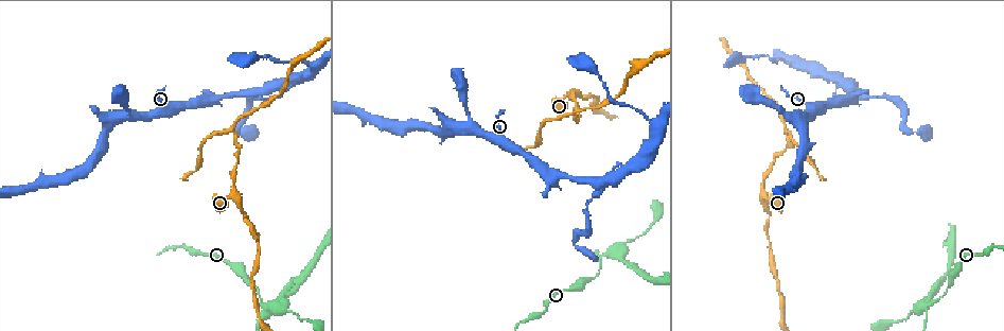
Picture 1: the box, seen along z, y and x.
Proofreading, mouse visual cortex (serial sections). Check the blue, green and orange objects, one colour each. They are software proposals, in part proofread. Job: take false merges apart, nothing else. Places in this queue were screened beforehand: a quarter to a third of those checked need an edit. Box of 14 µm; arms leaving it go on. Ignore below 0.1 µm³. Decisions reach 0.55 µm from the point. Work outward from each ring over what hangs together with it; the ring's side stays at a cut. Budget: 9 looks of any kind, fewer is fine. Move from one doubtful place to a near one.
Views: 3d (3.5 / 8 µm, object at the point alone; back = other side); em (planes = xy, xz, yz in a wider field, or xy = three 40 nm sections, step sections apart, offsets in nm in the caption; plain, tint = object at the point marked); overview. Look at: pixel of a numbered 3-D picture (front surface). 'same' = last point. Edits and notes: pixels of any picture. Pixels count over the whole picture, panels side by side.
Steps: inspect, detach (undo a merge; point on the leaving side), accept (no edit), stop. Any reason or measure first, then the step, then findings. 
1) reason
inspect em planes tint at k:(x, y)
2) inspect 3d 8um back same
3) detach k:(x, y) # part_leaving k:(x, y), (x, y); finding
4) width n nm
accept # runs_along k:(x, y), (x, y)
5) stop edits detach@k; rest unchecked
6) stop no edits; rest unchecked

looks like a crossing
inspect 3d 3.5um at 1:(612, 252)

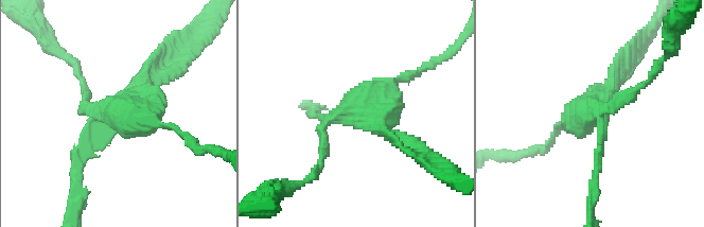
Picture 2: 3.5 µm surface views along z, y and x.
arms 4; arm_widths 150, 150, 150, 200 nm
inspect em xy step 5 tint at 2:(120, 108)

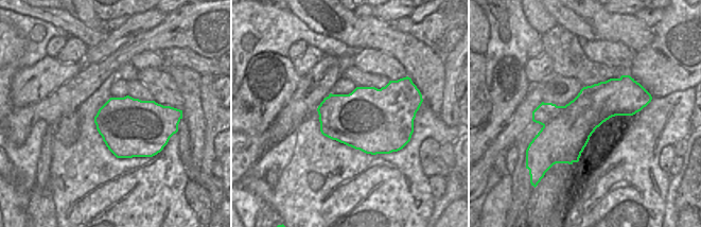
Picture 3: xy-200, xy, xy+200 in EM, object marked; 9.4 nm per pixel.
detach 2:(168, 76) # a second cell is stuck on

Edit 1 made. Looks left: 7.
inspect overview

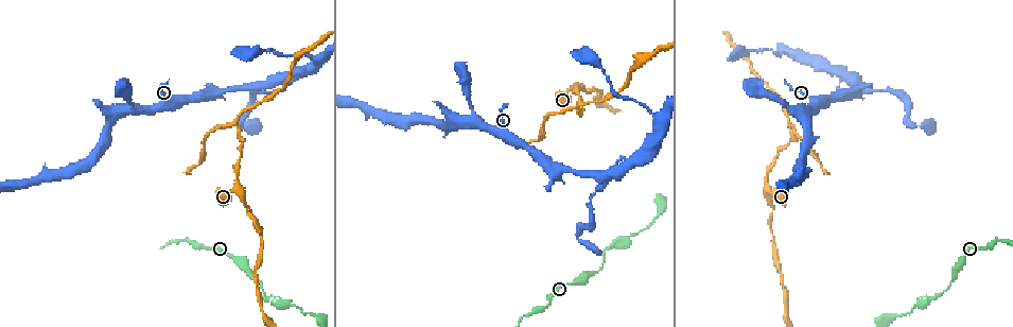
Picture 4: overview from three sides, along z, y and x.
three-way junction
inspect 3d 3.5um at 4:(236, 177)

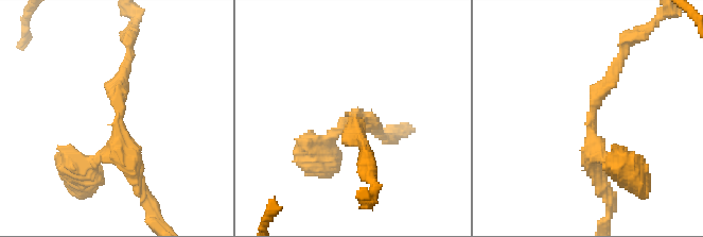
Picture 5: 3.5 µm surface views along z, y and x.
arms 3; arm_widths 150, 200, 250 nm; shape alone is not enough
inspect em xy step 2 tint at 5:(357, 122)

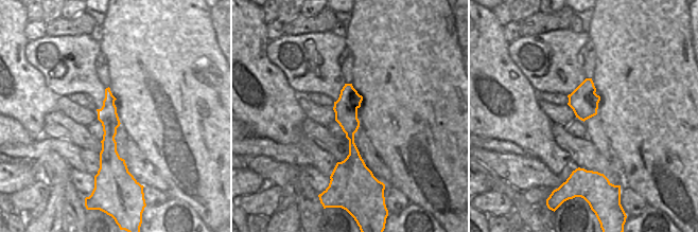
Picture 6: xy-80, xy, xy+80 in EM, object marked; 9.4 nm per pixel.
accept # continuous, no second cell

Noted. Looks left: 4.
abrupt turn
inspect 3d 3.5um at 4:(236, 125)

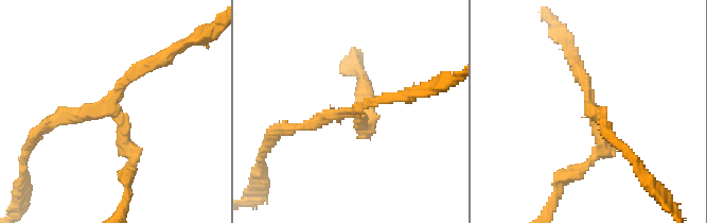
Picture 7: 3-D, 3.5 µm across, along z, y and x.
need the tissue
inspect em xy step 2 tint at 7:(115, 115)

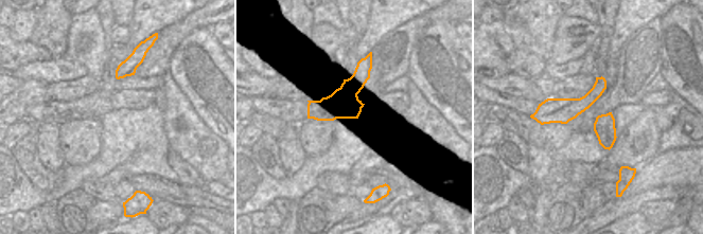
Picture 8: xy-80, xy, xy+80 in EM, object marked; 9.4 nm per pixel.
width 300 nm
detach 7:(70, 120) # part_leaving 7:(113, 95), (136, 66), (188, 43); a second cell is stuck on

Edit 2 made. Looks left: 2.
stop edits detach@2, detach@7; rest unchecked

